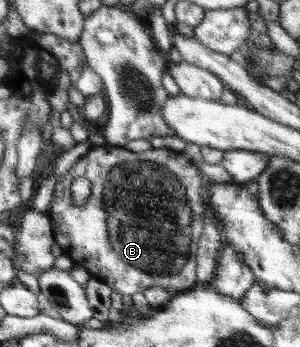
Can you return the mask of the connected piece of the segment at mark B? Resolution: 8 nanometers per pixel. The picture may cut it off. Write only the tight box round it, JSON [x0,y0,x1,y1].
[47,145,209,296]

